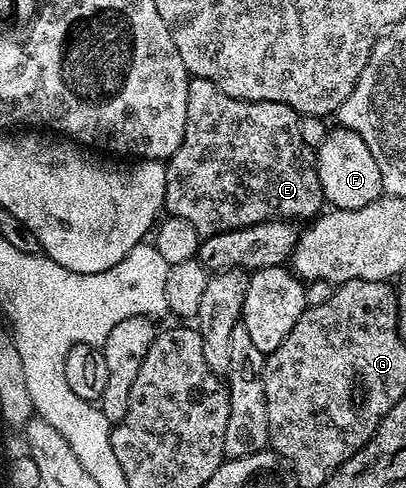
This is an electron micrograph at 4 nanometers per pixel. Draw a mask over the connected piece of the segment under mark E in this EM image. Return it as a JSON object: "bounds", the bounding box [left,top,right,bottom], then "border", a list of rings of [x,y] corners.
{"bounds":[165,77,324,238],"border":[[[193,77],[188,86],[184,142],[180,142],[176,154],[165,161],[165,211],[190,222],[202,238],[265,220],[306,222],[317,217],[324,208],[318,161],[315,149],[302,133],[301,122],[299,112],[284,102],[237,100],[224,94],[212,82]]]}

